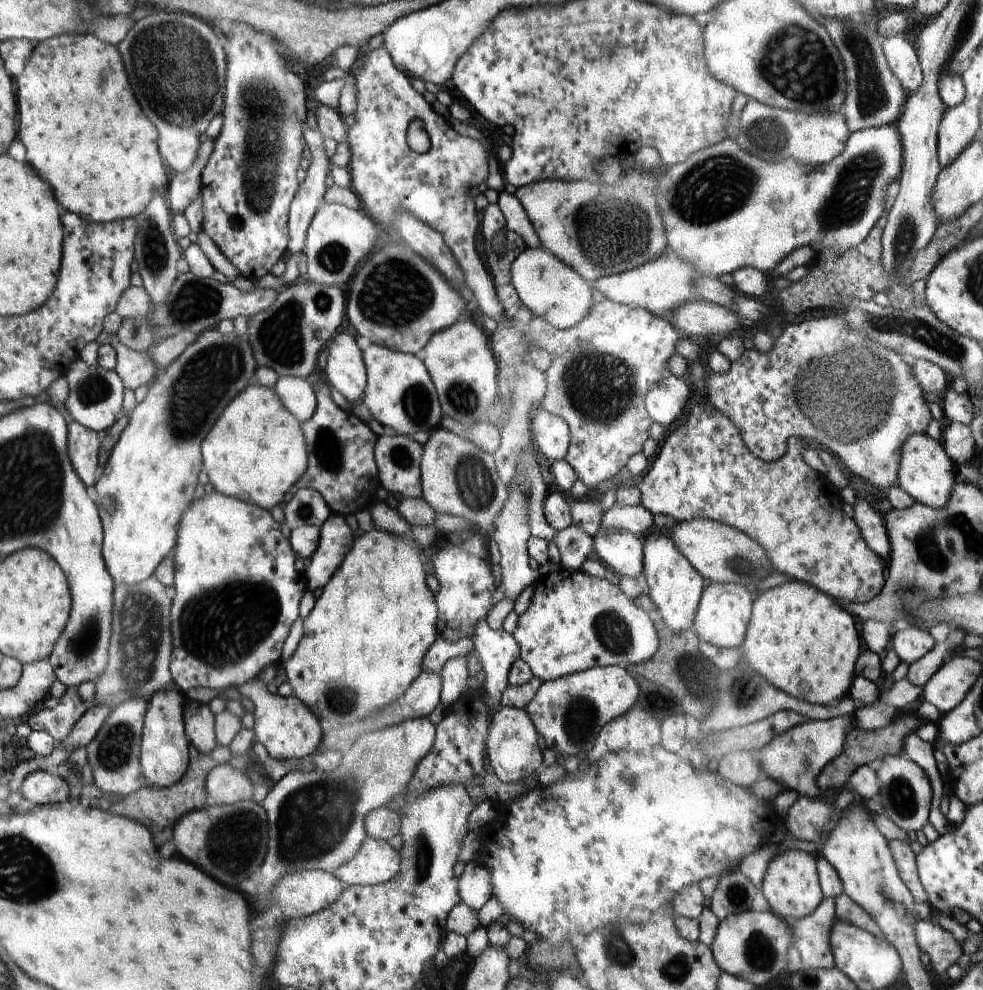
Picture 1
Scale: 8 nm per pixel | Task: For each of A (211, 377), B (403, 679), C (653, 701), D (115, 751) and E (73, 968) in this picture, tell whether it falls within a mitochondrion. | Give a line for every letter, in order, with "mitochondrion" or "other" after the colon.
A: mitochondrion
B: other
C: other
D: mitochondrion
E: other

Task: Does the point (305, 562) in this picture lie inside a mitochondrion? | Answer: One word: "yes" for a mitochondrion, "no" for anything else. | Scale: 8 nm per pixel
no

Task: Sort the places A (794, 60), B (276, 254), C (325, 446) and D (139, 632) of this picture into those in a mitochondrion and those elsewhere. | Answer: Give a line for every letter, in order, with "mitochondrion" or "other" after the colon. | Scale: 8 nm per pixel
A: mitochondrion
B: other
C: mitochondrion
D: mitochondrion

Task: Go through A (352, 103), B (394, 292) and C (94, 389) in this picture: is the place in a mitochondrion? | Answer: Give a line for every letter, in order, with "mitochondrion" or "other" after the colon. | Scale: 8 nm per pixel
A: other
B: mitochondrion
C: mitochondrion

